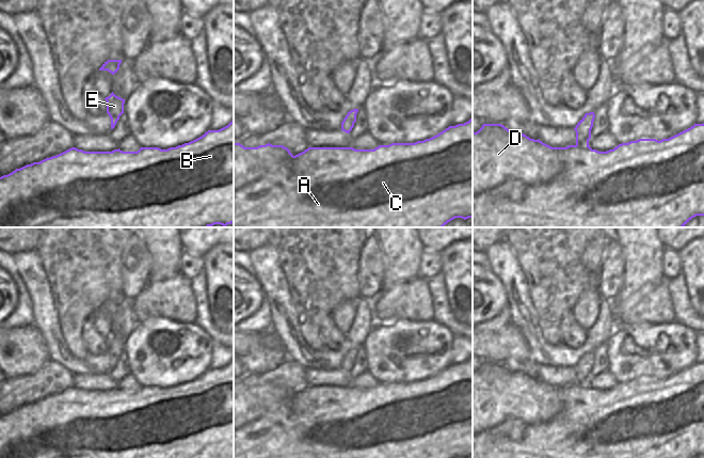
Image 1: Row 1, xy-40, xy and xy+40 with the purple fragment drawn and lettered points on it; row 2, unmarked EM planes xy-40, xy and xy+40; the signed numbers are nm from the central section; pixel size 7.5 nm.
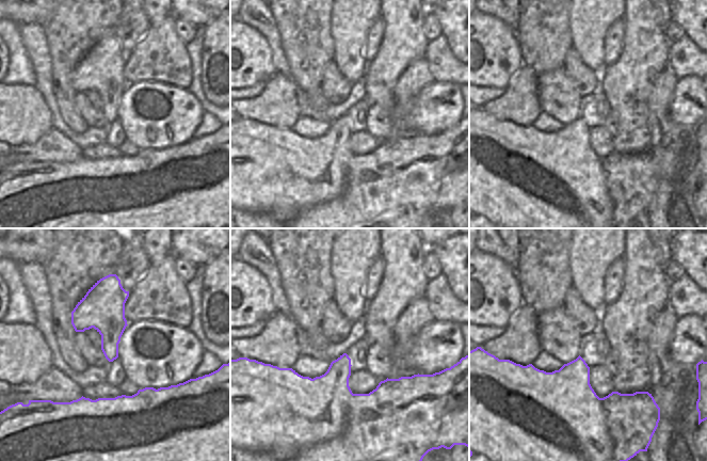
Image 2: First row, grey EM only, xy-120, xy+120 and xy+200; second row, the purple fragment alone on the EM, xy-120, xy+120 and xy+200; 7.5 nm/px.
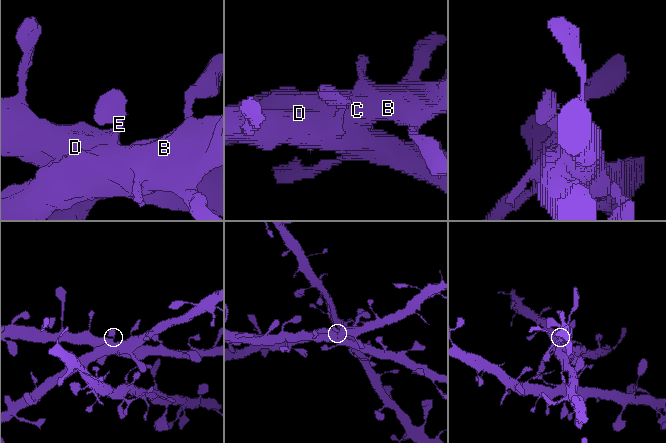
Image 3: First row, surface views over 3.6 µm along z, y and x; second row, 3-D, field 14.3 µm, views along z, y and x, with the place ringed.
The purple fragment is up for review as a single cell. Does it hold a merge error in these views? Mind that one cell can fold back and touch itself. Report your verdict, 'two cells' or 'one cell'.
two cells

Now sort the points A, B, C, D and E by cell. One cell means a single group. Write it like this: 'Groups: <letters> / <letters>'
Groups: A B C / D E.

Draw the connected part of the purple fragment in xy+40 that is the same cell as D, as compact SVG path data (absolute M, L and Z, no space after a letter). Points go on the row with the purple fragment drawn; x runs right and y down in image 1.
M483 124L482 127L477 131L473 132L473 194L481 194L487 190L492 190L509 179L519 179L528 186L541 186L555 179L563 170L563 161L559 155L559 147L551 147L542 141L530 139L522 132L515 132L509 130L501 124Z

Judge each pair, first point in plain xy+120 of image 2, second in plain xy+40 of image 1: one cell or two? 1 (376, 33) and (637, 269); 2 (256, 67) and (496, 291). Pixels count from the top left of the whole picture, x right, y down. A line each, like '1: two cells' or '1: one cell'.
1: two cells
2: one cell

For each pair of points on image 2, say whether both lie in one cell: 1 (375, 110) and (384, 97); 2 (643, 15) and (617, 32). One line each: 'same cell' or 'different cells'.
1: different cells
2: different cells

